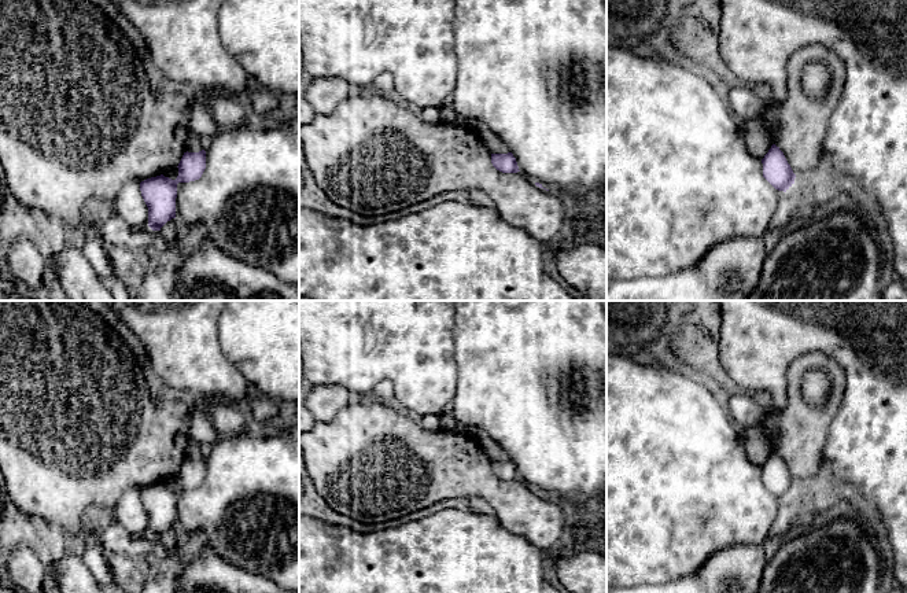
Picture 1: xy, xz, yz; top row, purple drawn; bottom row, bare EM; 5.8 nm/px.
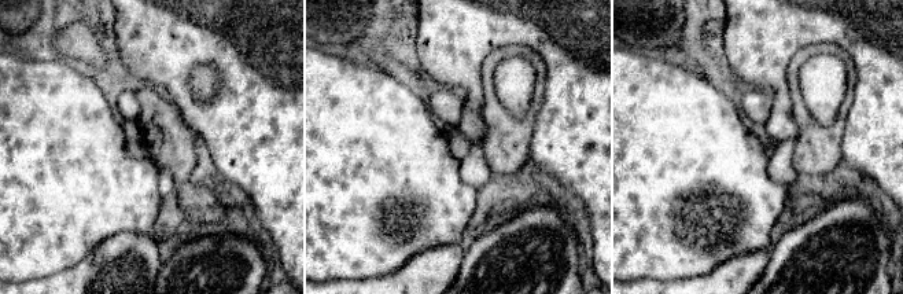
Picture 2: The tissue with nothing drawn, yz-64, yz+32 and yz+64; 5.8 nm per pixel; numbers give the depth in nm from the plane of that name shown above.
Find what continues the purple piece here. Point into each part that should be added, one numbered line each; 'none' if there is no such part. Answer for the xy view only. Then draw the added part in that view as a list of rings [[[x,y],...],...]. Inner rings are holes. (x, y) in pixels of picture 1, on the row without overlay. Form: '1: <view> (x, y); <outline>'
none

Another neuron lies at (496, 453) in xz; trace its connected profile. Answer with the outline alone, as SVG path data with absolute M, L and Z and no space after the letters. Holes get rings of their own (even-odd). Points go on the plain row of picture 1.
M471 428L472 435L479 445L484 449L491 461L508 461L510 460L505 450L497 445L483 430Z

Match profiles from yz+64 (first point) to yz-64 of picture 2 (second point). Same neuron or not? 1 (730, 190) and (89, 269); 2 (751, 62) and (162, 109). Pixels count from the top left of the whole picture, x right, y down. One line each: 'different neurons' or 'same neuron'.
1: different neurons
2: different neurons

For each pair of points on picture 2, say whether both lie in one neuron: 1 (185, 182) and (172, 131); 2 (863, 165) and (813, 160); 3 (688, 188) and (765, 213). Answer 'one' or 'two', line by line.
1: one
2: two
3: one

